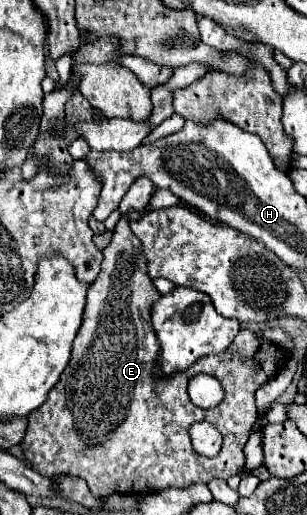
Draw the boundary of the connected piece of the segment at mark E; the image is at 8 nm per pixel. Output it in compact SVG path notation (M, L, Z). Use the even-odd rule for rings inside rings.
M123 215L113 229L111 243L103 249L103 265L97 279L91 283L87 291L87 305L83 315L83 325L73 343L73 353L69 365L59 377L57 385L47 393L45 403L27 415L27 433L21 443L25 457L31 461L35 471L45 477L53 477L55 473L71 473L79 479L85 479L89 491L95 497L105 497L115 493L155 493L167 487L185 489L195 483L209 483L211 479L229 479L237 475L245 465L243 447L251 435L251 429L257 421L255 407L255 391L275 379L289 359L287 351L263 339L259 331L241 329L235 341L227 347L227 351L219 355L207 355L197 359L189 369L177 371L169 377L155 375L155 361L161 355L159 339L155 335L151 323L151 307L159 301L161 293L153 285L153 279L147 269L147 259L141 251L141 243L137 235L129 227L129 217ZM207 373L221 381L225 389L225 399L219 407L205 411L191 403L187 393L187 383L191 377ZM197 421L209 421L223 433L221 453L213 459L199 455L191 445L189 427Z

